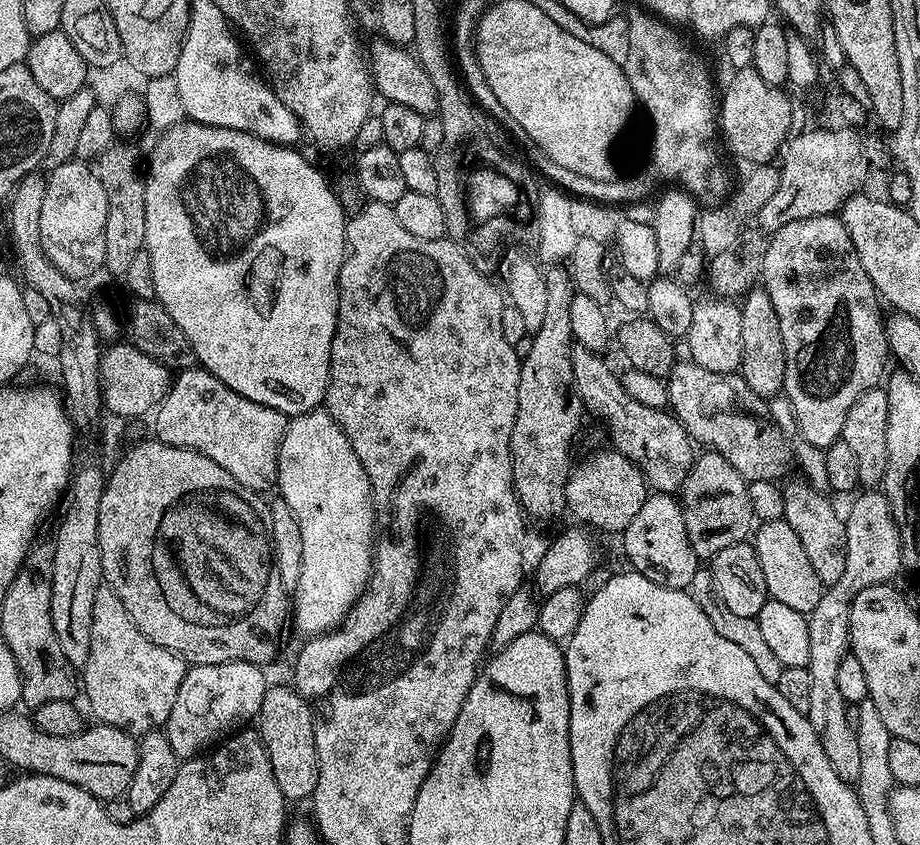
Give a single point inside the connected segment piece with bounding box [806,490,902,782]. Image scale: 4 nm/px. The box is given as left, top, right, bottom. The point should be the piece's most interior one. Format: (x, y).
(872, 541)

